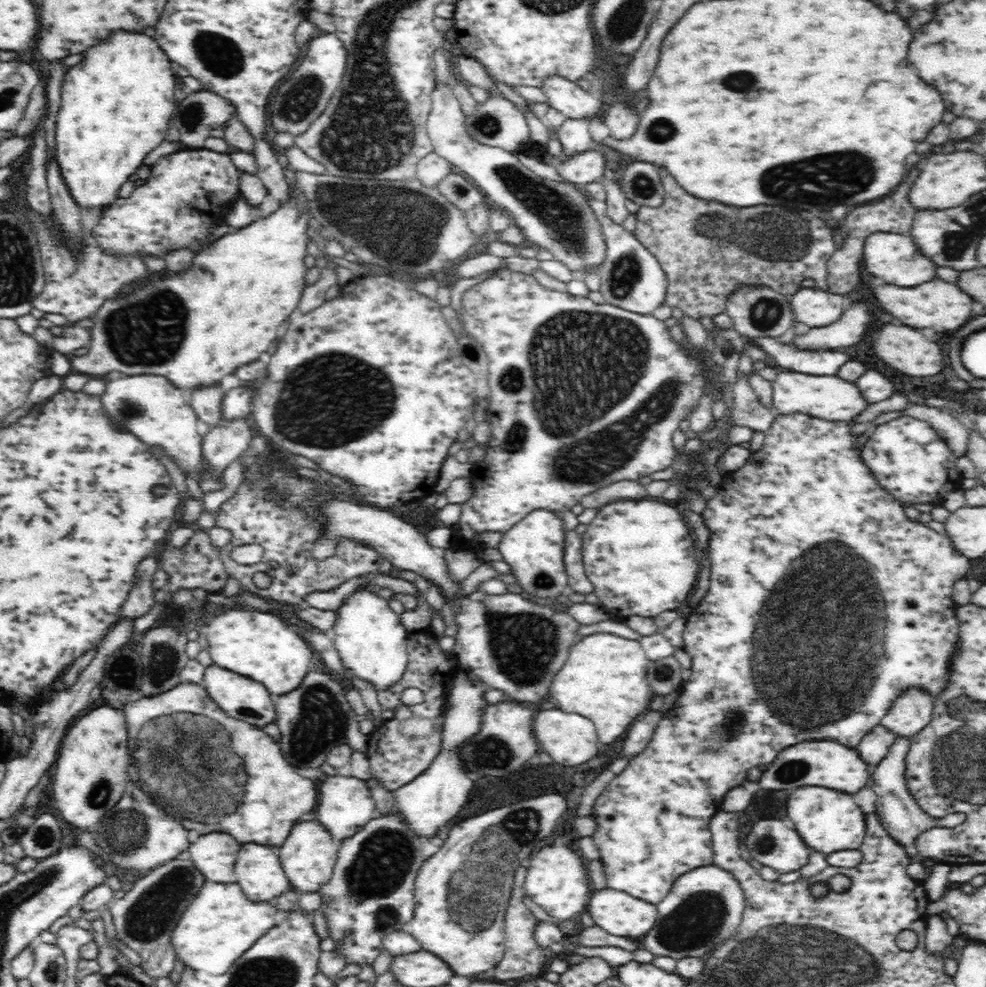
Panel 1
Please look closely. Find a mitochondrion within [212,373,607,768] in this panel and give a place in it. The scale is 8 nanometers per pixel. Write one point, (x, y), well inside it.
(523, 645)

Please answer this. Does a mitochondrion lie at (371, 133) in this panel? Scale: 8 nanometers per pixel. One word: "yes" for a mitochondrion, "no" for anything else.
yes

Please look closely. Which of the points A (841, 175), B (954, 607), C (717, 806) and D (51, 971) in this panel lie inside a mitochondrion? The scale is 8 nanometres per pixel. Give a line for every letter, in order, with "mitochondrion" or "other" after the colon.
A: mitochondrion
B: other
C: other
D: mitochondrion

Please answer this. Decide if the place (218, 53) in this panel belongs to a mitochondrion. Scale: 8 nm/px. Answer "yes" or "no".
yes

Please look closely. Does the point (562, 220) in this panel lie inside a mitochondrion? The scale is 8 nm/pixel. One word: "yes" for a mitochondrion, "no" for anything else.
yes

